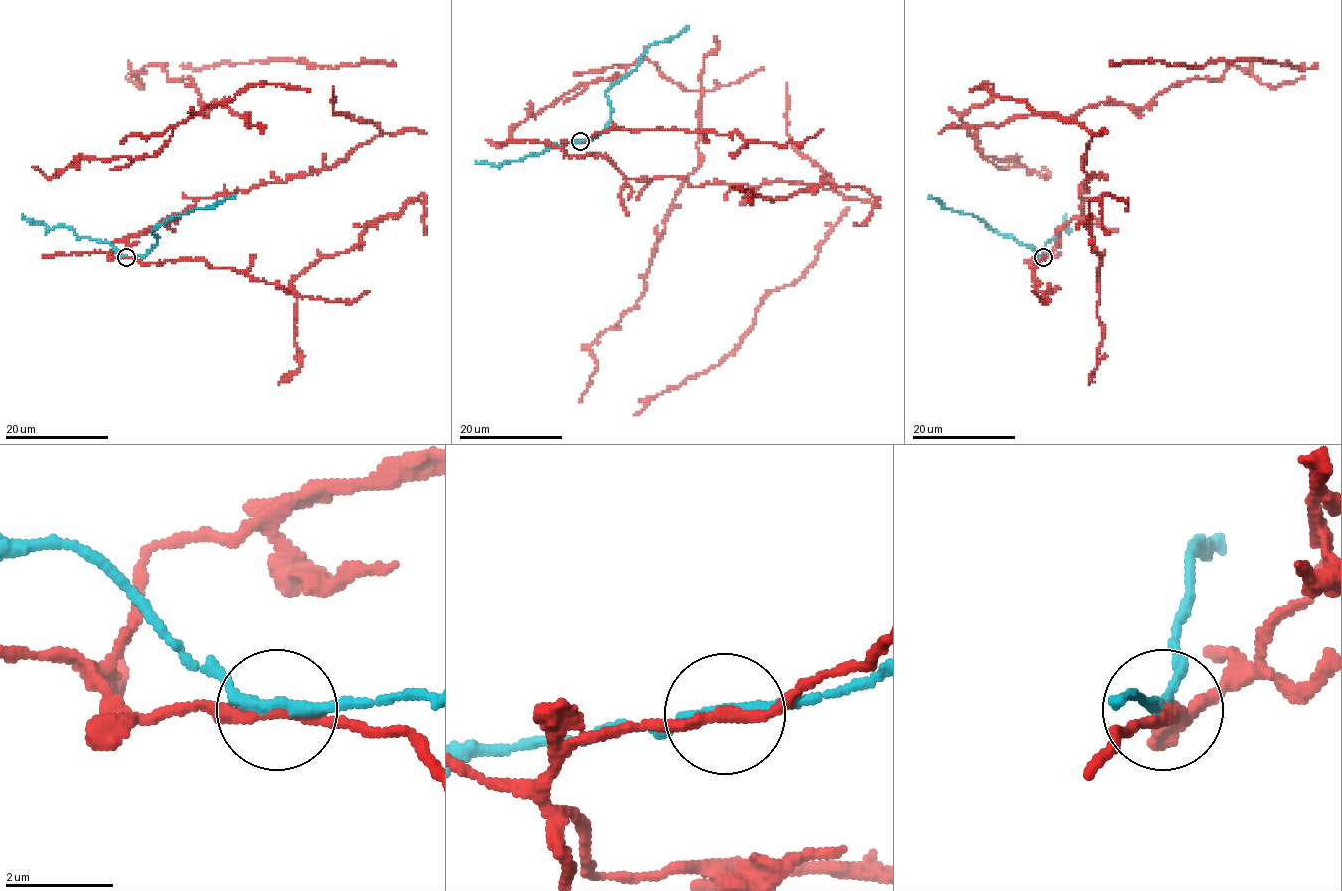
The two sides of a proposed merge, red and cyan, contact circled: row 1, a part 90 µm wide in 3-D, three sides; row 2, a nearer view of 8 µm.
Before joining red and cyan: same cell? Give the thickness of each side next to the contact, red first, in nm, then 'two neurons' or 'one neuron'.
200 nm thick on the red side, 200 nm on the other; two neurons

